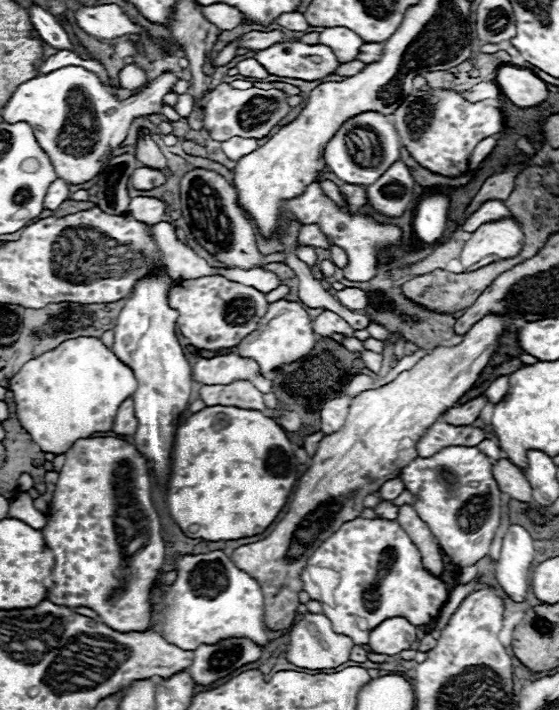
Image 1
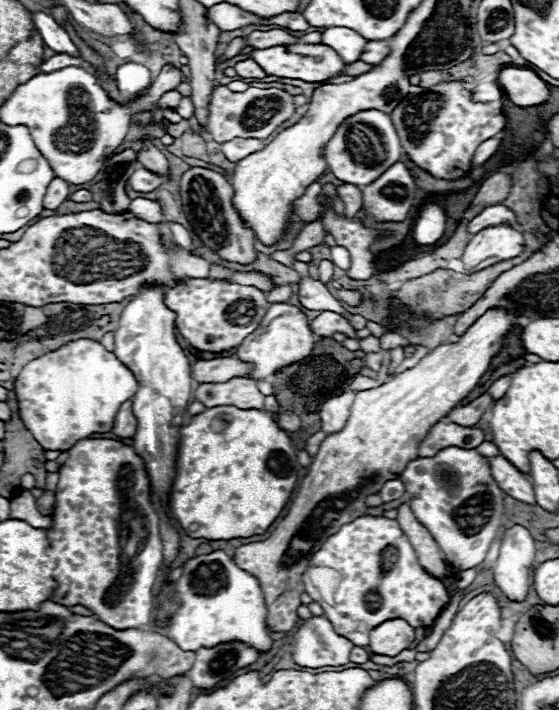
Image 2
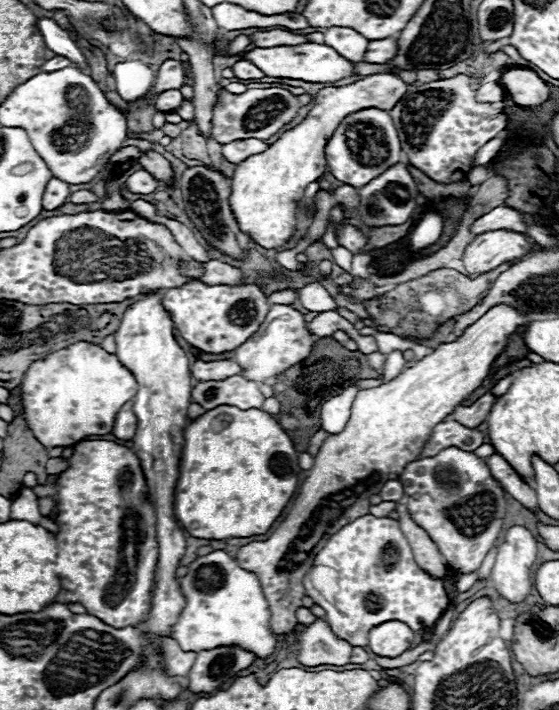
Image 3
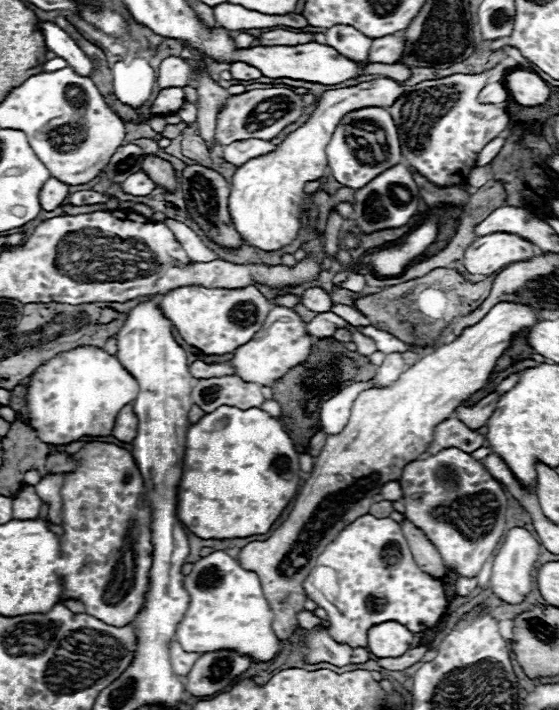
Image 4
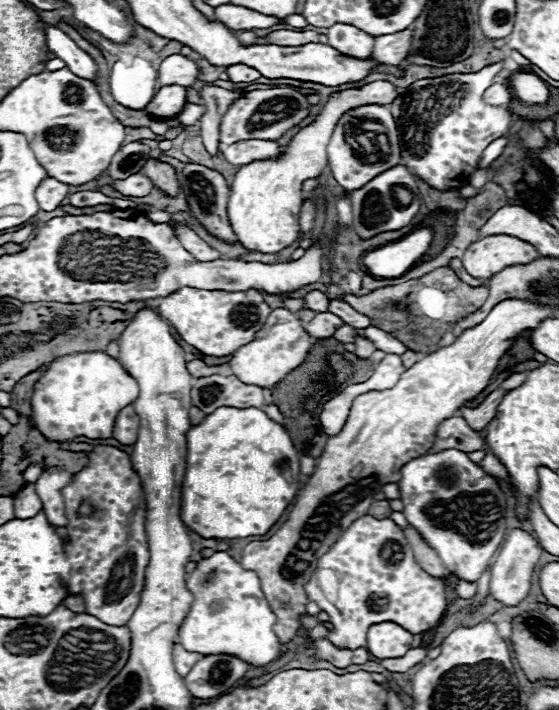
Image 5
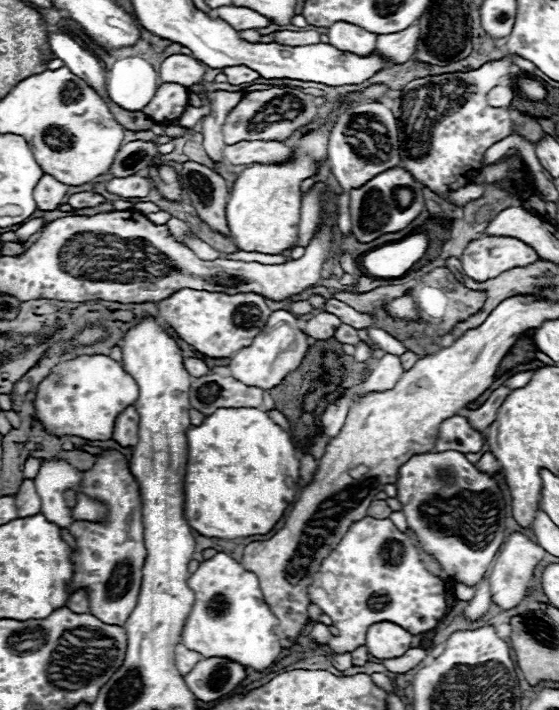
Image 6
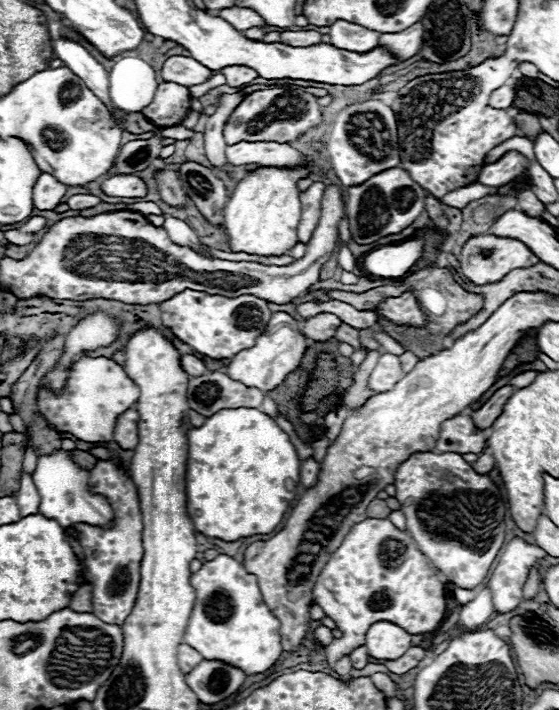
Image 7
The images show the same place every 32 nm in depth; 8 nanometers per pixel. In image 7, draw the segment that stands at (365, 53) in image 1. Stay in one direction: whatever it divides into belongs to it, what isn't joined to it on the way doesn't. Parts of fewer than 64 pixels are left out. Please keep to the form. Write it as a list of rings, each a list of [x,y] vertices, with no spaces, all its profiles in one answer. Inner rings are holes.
[[[416,22],[414,26],[410,26],[404,32],[382,34],[380,44],[386,44],[398,58],[408,60],[422,48],[422,40],[424,40],[424,26],[422,22]]]

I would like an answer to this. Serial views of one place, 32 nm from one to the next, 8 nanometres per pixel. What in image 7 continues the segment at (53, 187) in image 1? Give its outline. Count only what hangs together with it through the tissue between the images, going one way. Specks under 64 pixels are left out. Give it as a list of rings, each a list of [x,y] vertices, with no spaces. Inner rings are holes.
[[[42,172],[32,188],[32,202],[38,210],[52,210],[56,204],[62,202],[62,196],[66,194],[66,184],[60,184],[54,176]]]

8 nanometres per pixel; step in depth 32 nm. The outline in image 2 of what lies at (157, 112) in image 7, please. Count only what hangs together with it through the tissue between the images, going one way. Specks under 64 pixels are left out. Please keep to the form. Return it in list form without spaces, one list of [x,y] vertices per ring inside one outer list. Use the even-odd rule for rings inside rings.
[[[170,90],[170,92],[162,94],[162,98],[158,100],[158,106],[160,106],[160,108],[176,108],[180,98],[182,98],[182,94],[180,94],[178,90]]]

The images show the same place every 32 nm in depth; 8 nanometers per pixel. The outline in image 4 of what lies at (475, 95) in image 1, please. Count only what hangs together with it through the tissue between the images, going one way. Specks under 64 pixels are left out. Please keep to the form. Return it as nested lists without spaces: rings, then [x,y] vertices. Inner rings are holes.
[[[492,82],[492,84],[488,84],[480,92],[480,100],[486,102],[486,104],[502,104],[502,102],[508,102],[510,100],[510,92],[508,92],[508,88],[504,84]]]

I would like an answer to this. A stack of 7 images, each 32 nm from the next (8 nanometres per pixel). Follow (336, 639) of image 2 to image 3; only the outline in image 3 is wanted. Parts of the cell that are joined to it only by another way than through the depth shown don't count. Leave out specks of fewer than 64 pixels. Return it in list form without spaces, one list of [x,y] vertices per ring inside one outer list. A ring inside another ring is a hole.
[[[318,618],[312,626],[304,628],[298,634],[300,642],[300,654],[298,660],[304,666],[318,666],[318,664],[334,664],[344,666],[350,662],[352,646],[344,640],[338,640],[328,622]]]

